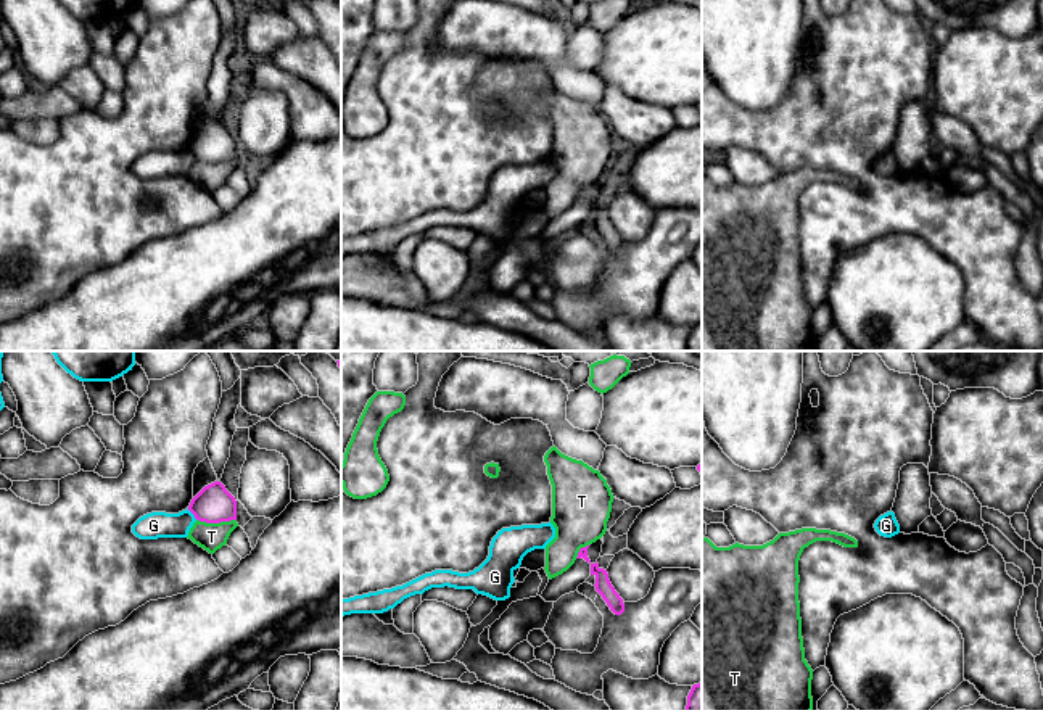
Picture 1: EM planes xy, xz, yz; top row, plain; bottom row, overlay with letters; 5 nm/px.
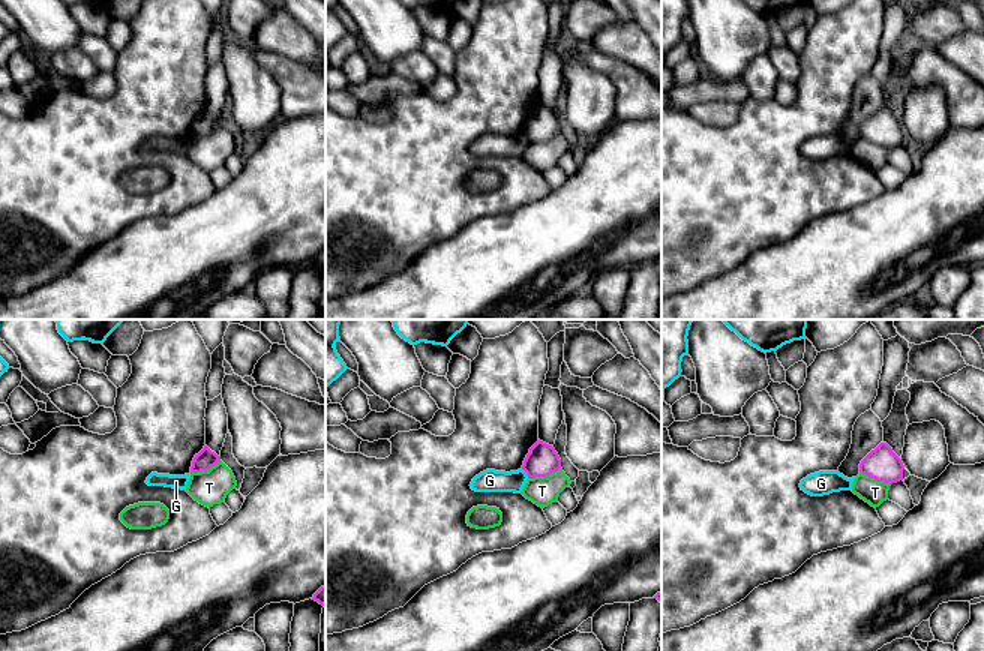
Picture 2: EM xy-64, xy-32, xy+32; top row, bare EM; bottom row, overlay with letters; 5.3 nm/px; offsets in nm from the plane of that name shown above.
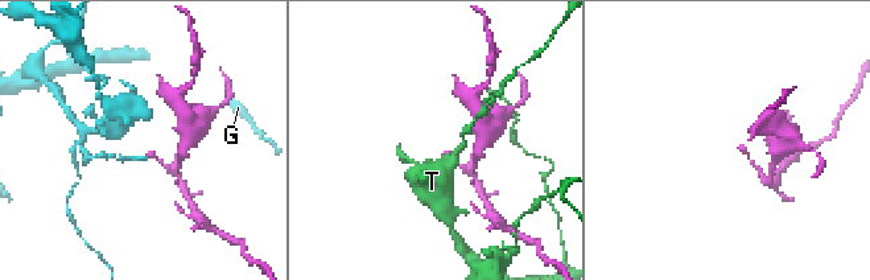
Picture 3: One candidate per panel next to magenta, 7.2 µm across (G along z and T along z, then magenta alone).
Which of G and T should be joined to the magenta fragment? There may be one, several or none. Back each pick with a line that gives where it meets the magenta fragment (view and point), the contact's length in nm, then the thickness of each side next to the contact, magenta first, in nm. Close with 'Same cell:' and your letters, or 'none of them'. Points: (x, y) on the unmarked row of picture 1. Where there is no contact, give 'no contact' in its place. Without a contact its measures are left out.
Same cell: none of them

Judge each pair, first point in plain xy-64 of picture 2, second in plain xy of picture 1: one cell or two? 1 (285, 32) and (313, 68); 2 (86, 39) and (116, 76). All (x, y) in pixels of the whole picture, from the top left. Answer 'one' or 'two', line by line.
1: one
2: one

